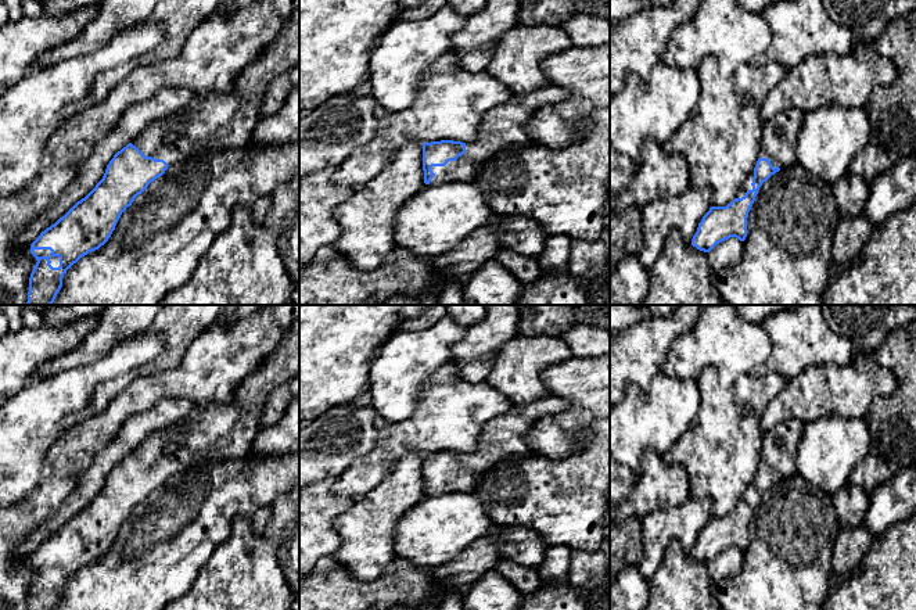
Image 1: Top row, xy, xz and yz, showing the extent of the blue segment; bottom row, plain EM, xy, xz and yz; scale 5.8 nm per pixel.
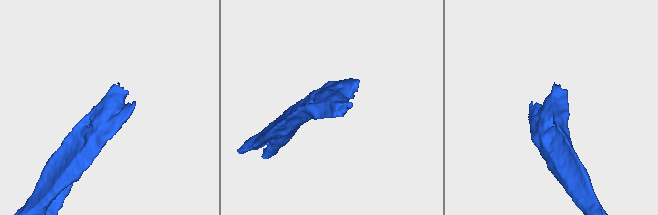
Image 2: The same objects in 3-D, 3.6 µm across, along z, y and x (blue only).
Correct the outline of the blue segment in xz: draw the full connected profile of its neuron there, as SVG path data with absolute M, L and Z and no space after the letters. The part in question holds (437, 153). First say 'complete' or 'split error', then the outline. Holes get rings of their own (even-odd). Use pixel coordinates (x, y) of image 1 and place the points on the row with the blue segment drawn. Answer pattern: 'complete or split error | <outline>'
split error | M556 86L542 87L488 111L473 143L441 140L423 144L424 183L471 182L479 165L510 144L536 144L525 132L527 121L547 104L561 104L570 97Z

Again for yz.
split error | M787 108L764 122L761 155L754 171L744 180L737 197L726 207L711 207L698 223L692 245L710 252L716 244L736 237L747 237L747 218L759 187L780 169L797 162L795 144L804 119L800 108Z

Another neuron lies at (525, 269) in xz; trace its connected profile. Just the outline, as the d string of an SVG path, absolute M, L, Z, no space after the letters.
M507 248L499 250L495 261L522 284L535 281L543 273L536 258L520 255Z

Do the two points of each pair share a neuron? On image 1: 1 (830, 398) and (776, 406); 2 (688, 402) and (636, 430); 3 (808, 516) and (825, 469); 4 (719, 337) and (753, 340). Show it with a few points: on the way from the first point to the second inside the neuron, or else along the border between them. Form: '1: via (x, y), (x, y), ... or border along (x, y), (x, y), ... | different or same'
1: via (816, 398), (800, 398), (790, 402) | same
2: via (675, 402), (654, 420), (649, 420) | same
3: border along (797, 472), (832, 497) | different
4: via (728, 340), (744, 340) | same

